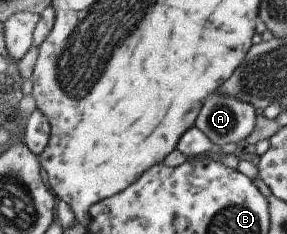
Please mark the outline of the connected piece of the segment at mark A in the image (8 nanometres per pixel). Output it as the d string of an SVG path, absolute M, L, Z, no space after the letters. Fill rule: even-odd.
M208 95L202 103L193 126L200 129L215 149L224 144L244 142L254 130L255 108L249 104L218 95Z

